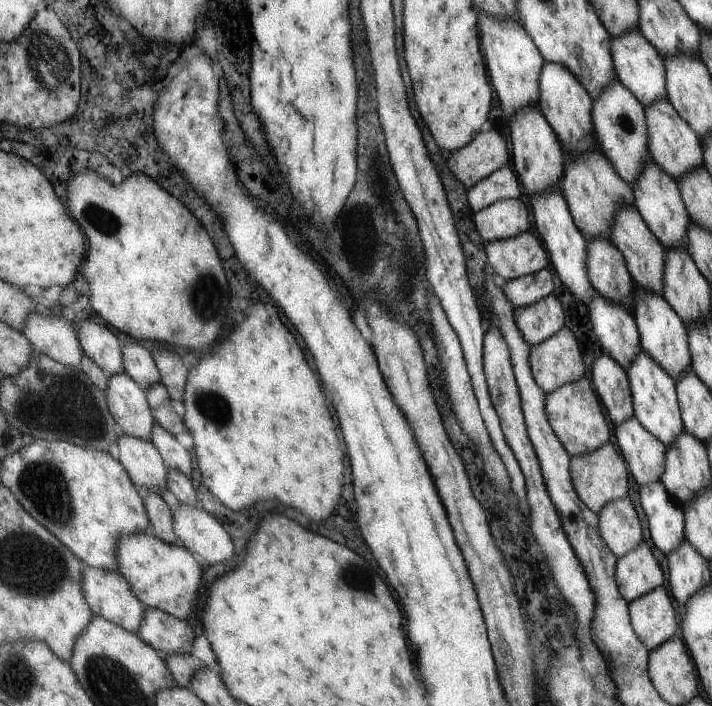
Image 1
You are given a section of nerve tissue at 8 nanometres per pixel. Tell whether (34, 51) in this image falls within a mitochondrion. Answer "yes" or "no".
yes

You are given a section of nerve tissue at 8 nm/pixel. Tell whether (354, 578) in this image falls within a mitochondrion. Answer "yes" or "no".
yes

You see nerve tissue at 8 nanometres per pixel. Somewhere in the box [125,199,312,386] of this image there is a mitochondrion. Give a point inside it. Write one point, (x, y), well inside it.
(197, 298)

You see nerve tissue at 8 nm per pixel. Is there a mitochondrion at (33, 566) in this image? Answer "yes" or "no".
yes

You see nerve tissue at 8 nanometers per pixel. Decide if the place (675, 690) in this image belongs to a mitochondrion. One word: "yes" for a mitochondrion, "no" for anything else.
no

